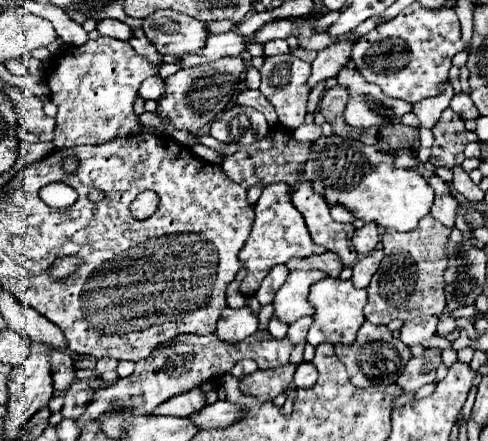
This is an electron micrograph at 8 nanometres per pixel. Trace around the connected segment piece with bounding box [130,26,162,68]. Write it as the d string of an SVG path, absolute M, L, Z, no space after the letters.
M134 26L132 28L132 40L130 40L130 44L132 44L132 48L138 52L138 54L142 54L146 60L150 60L156 68L160 68L162 64L160 64L160 54L156 52L156 48L148 42L148 38L144 36L144 30L140 28L140 26Z

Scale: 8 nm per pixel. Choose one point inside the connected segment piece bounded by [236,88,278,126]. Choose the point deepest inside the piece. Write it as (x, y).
(253, 98)

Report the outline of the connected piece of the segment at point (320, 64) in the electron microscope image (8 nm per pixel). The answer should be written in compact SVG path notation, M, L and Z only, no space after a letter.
M358 36L334 42L328 48L318 52L316 60L312 62L312 76L308 80L310 88L314 88L322 80L328 80L328 78L336 76L342 68L346 68L350 64L350 60L352 60L352 44L356 44L356 38Z

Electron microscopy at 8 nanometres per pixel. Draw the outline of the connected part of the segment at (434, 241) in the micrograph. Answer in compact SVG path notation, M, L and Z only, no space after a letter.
M430 214L424 216L412 232L384 232L384 260L368 286L368 302L364 306L368 322L378 326L392 320L410 320L426 314L440 316L446 310L444 268L448 268L448 256L444 256L444 248L448 244L448 232L450 228L434 220Z

